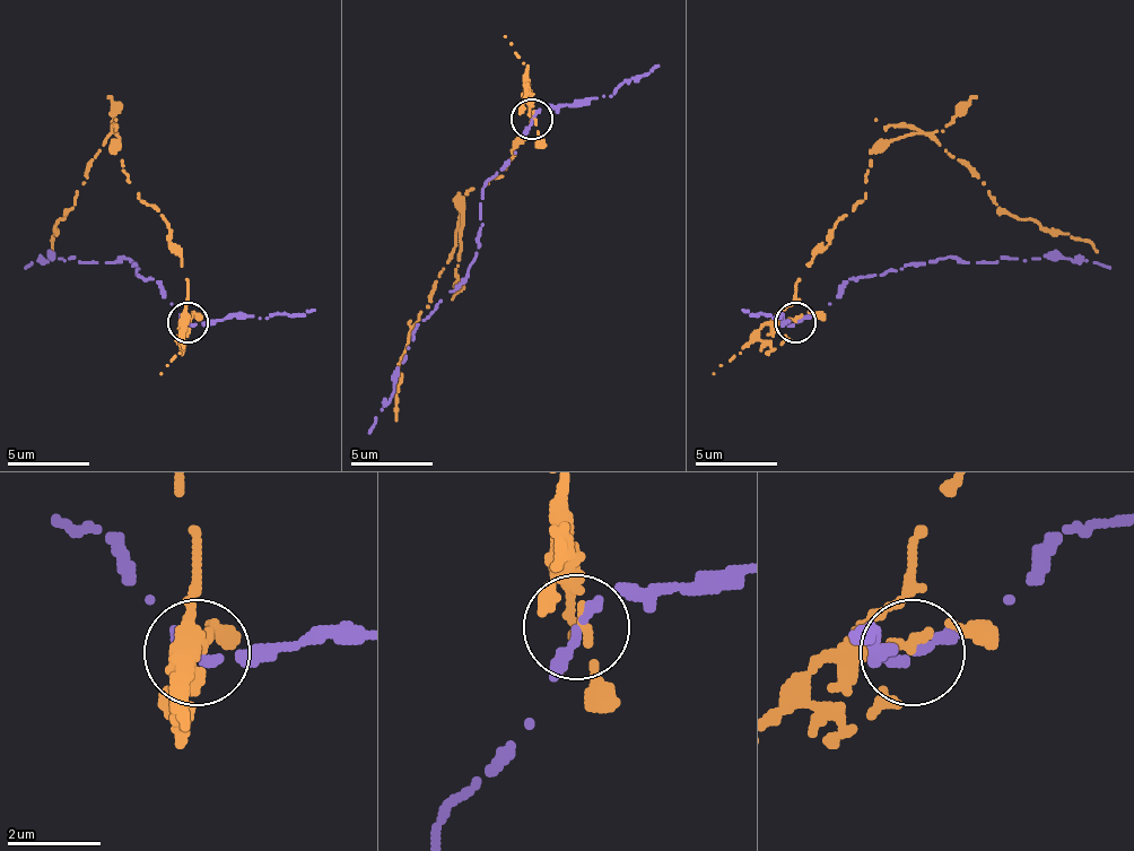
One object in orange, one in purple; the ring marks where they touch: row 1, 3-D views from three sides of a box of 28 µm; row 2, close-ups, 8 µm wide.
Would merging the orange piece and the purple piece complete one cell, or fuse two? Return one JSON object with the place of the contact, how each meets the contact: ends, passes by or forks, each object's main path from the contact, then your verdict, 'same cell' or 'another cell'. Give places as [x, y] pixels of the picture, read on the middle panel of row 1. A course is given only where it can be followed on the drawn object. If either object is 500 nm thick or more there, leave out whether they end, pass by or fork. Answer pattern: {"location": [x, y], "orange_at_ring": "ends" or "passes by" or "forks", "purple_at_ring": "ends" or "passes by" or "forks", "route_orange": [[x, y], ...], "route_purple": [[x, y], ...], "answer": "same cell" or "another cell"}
{"location": [531, 119], "orange_at_ring": "passes by", "purple_at_ring": "ends", "route_orange": [[532, 120], [532, 103], [524, 136], [504, 177], [483, 189], [459, 193], [454, 251], [406, 346], [397, 419]], "route_purple": [[532, 120], [508, 161], [483, 189], [483, 226], [471, 268], [418, 326], [393, 394], [368, 432]], "answer": "another cell"}

